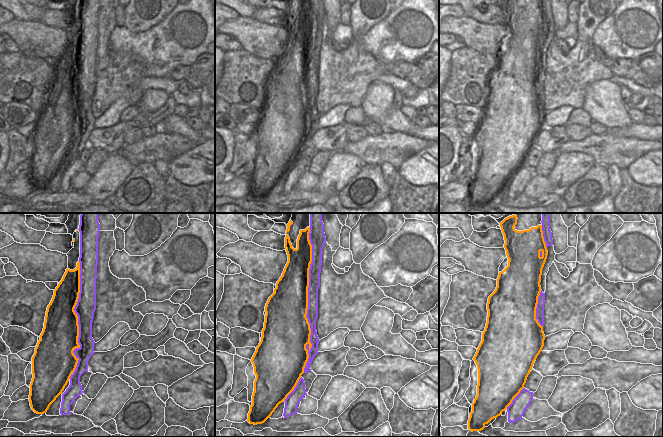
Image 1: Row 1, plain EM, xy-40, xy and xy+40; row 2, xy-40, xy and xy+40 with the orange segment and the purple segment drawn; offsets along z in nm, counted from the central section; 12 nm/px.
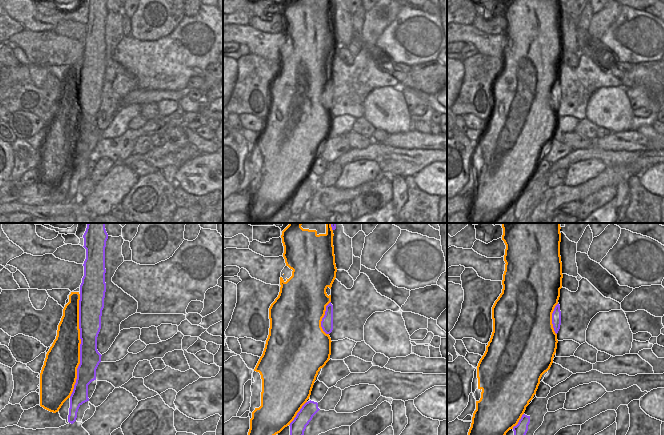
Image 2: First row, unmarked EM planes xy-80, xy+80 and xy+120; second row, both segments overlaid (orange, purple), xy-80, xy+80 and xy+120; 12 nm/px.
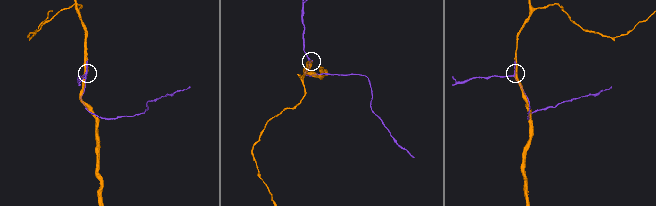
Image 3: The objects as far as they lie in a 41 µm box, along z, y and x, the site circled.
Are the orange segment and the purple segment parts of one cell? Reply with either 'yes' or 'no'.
yes

